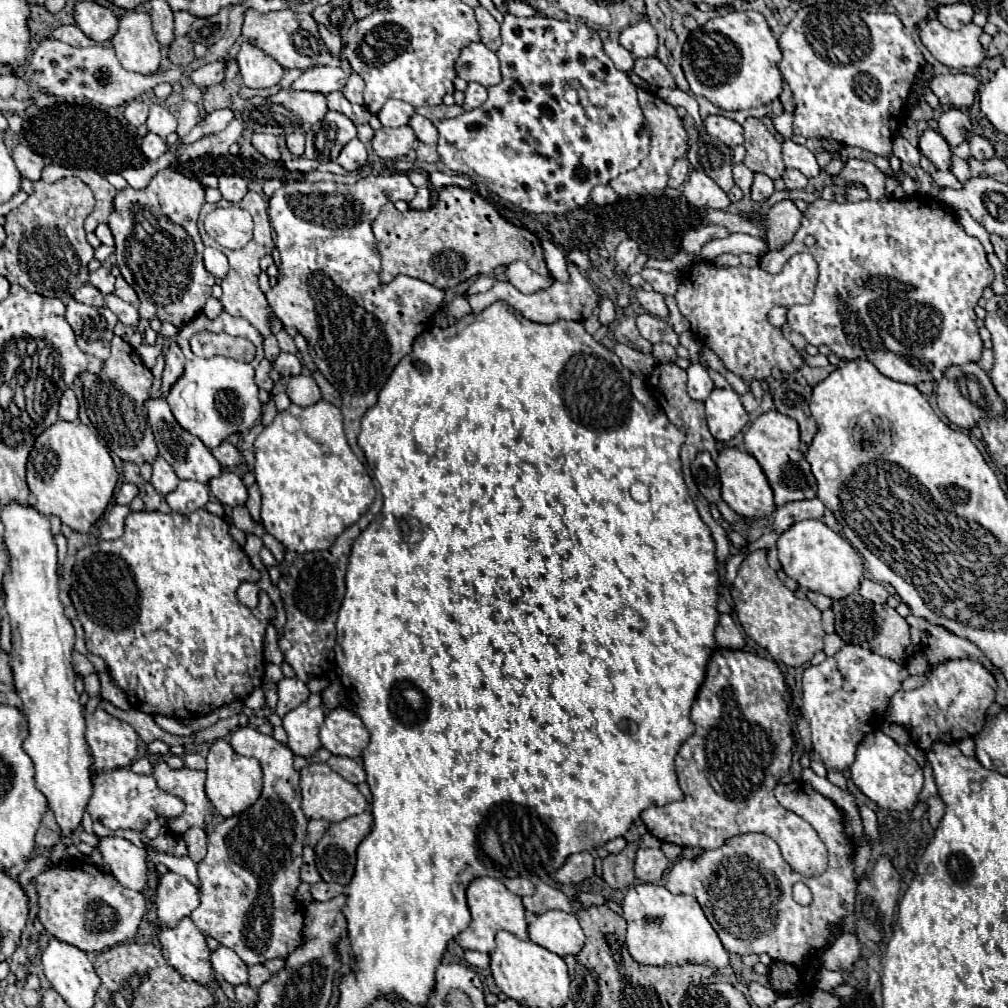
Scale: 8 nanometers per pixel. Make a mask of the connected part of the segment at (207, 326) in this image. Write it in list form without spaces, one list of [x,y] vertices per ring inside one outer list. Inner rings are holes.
[[[222,311],[222,315],[216,321],[208,321],[204,315],[198,315],[194,321],[190,321],[188,325],[184,325],[180,329],[180,333],[176,335],[176,343],[180,345],[180,349],[186,355],[186,371],[176,381],[176,385],[170,389],[170,393],[166,395],[166,401],[172,409],[172,415],[180,423],[180,427],[186,429],[188,433],[192,433],[194,437],[198,437],[208,449],[216,449],[232,433],[248,431],[262,413],[262,405],[258,399],[258,387],[254,383],[254,369],[264,359],[260,333],[246,319],[232,317],[226,311]],[[200,331],[228,333],[228,335],[238,335],[238,337],[250,339],[256,347],[254,361],[238,363],[238,361],[226,359],[226,357],[212,357],[212,359],[196,357],[190,351],[190,337]]]

